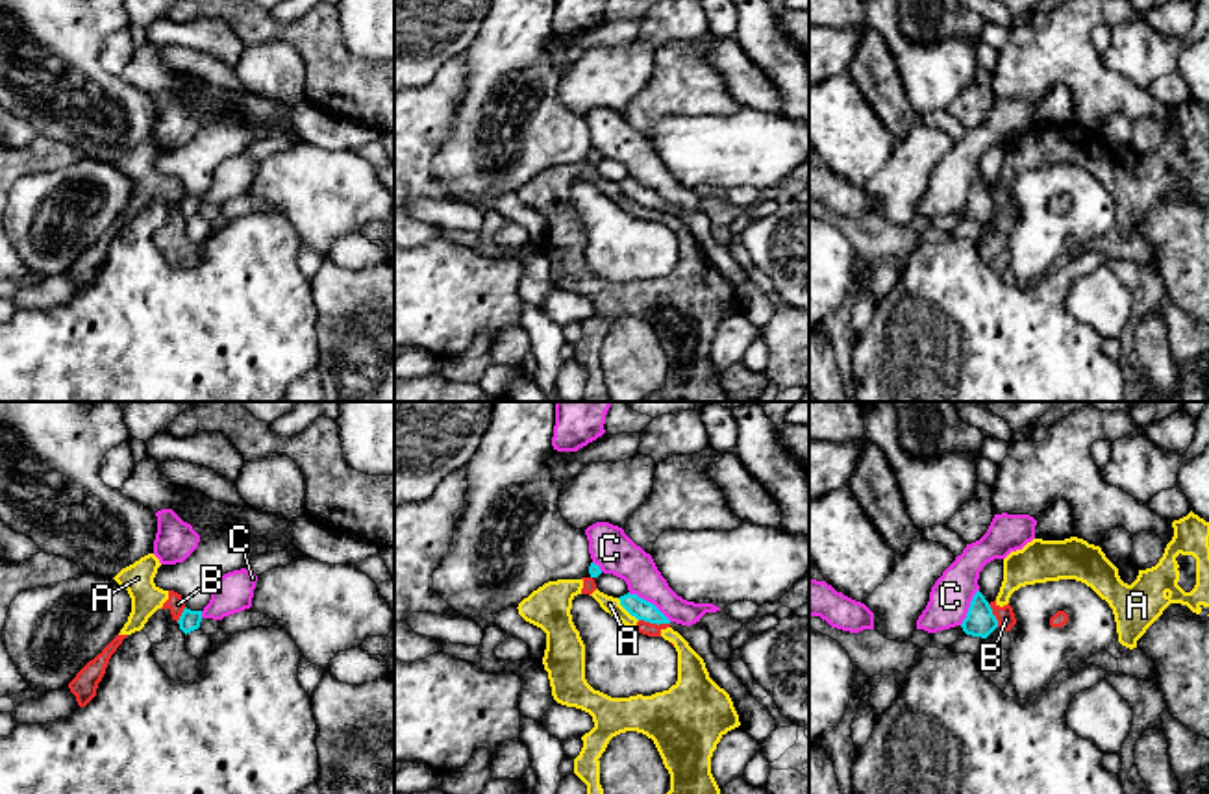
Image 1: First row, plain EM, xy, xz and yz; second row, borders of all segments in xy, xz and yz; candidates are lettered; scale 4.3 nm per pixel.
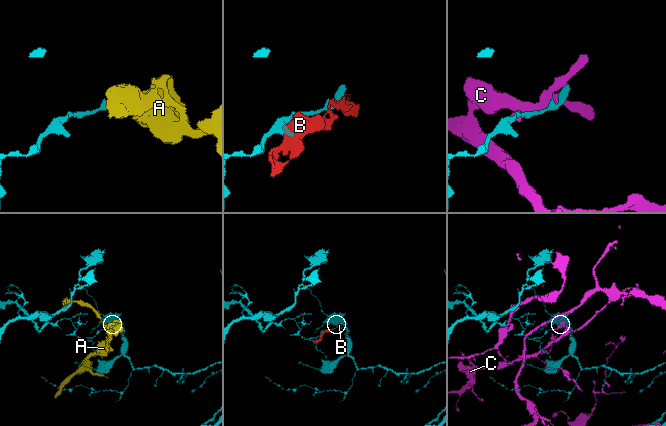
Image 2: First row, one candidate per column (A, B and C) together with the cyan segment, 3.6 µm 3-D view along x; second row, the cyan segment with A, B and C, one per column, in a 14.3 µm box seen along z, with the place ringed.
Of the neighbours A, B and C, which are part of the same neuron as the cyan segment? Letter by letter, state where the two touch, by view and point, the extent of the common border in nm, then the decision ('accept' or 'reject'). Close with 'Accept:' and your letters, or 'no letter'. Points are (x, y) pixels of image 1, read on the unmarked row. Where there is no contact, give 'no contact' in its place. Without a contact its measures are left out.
A: contact xz (626, 195); length 140 nm; reject
B: contact xz (654, 208); length 140 nm; reject
C: contact xz (648, 187); length 220 nm; reject
Accept: no letter

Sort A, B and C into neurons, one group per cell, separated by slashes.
A B / C

